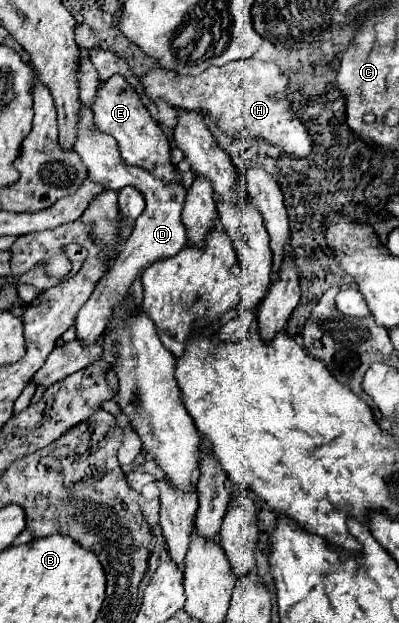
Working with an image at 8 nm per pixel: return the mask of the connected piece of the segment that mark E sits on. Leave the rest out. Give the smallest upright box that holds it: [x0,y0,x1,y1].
[90,74,180,182]

